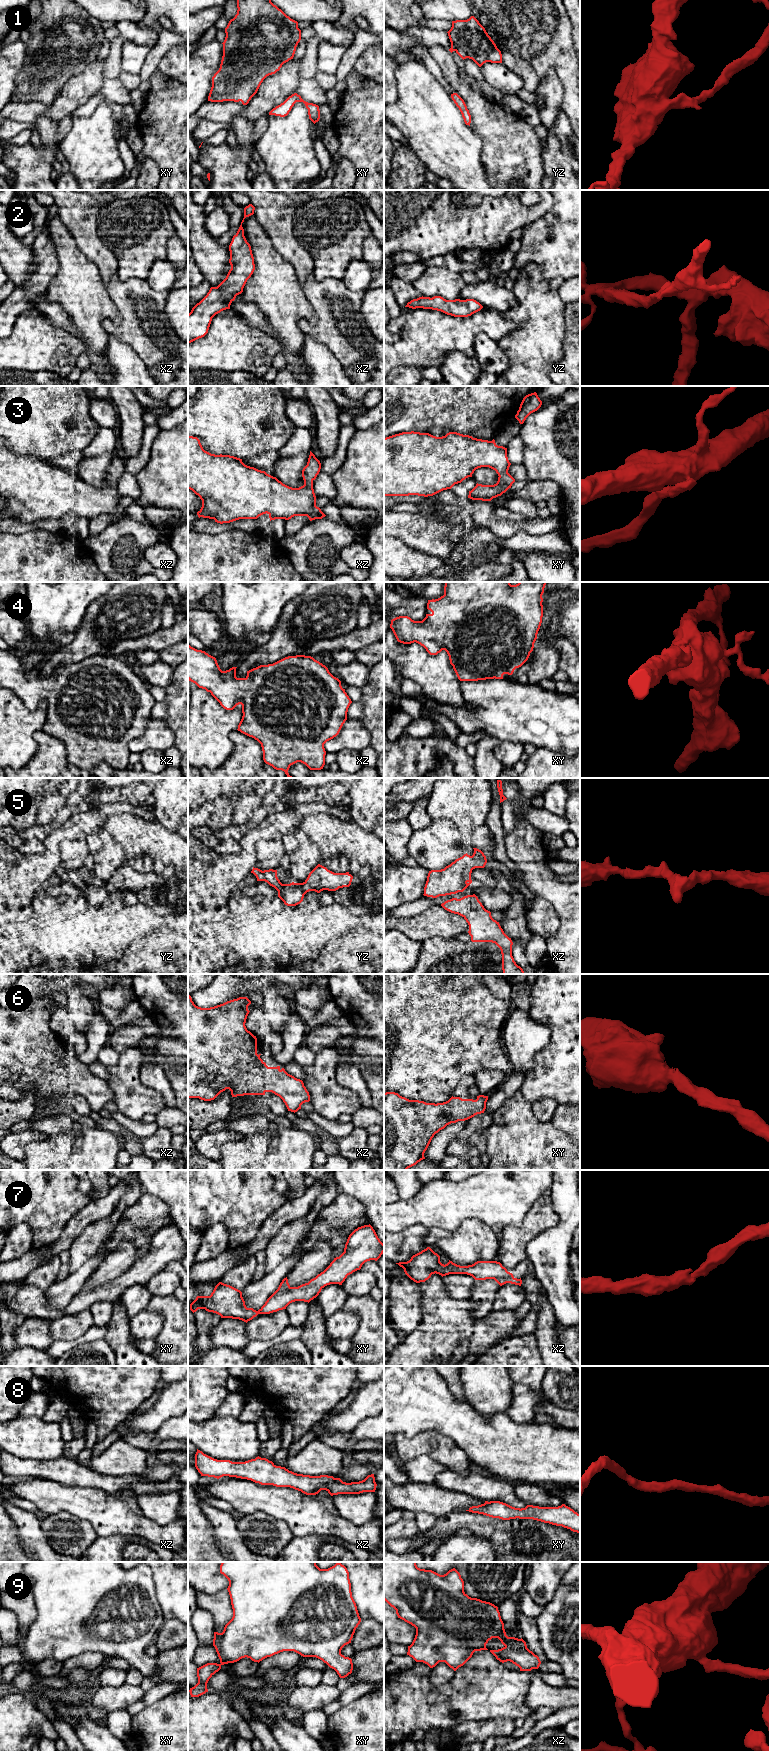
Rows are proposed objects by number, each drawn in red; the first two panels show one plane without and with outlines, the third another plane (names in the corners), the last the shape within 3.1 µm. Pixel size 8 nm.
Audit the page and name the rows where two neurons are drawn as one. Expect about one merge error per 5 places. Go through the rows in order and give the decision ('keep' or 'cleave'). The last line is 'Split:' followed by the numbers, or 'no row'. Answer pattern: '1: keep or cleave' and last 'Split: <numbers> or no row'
1: keep
2: keep
3: keep
4: keep
5: keep
6: keep
7: keep
8: keep
9: keep
Split: no row

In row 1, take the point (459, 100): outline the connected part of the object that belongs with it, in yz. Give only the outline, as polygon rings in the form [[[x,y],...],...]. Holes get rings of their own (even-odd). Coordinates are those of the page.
[[[457,93],[451,94],[451,98],[454,101],[454,103],[456,104],[456,106],[459,108],[465,124],[470,126],[471,115],[469,113],[469,110],[467,109],[467,106],[465,104],[464,100]]]

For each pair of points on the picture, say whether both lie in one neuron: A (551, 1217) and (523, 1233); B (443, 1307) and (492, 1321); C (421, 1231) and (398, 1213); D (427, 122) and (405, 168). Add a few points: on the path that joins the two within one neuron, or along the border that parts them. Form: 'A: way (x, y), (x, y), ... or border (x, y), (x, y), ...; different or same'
A: way (544, 1217), (540, 1217), (530, 1227); same
B: way (455, 1319), (461, 1325), (480, 1325); same
C: border (429, 1228), (423, 1225), (412, 1225), (394, 1233); different
D: border (409, 147), (426, 167); different

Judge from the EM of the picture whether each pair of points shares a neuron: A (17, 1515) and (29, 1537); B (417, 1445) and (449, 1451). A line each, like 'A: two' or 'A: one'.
A: one
B: one

